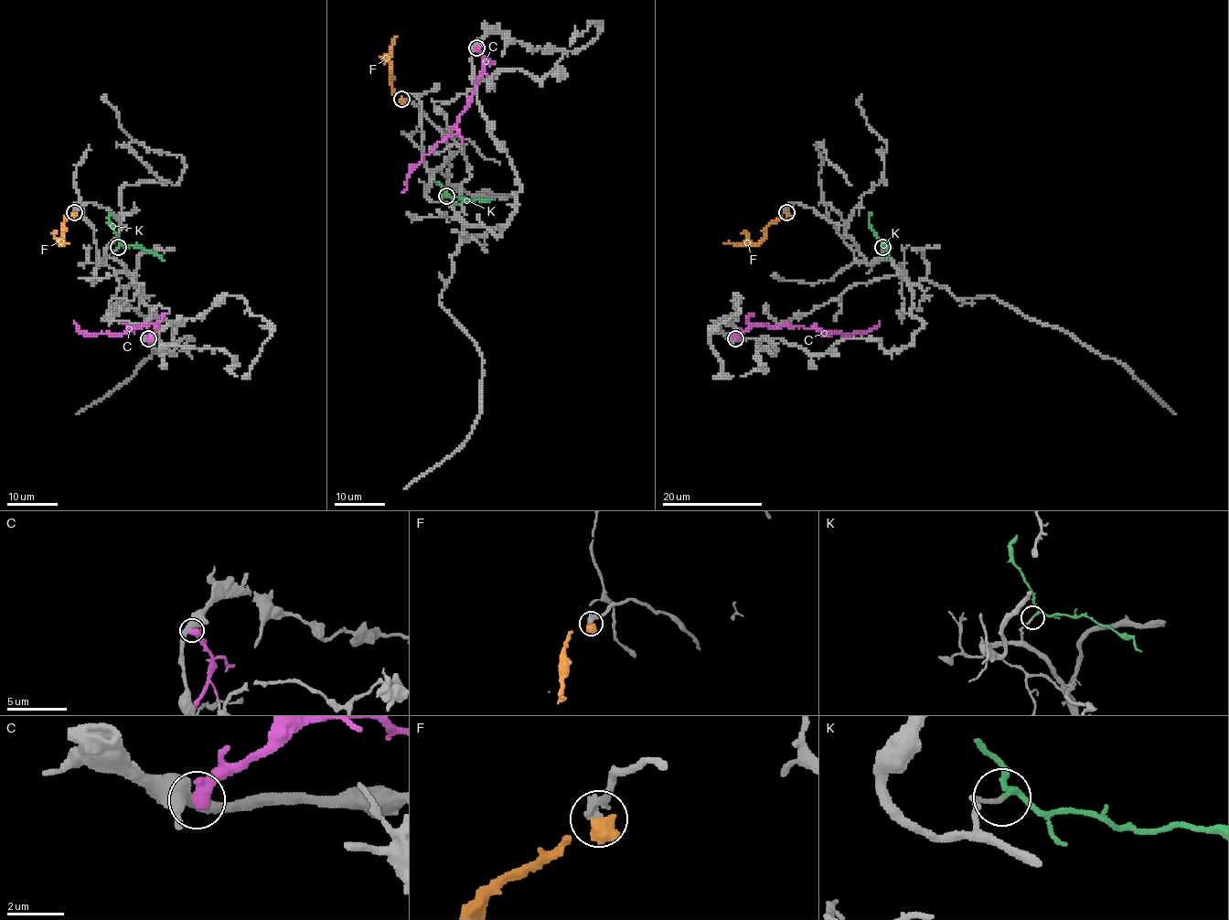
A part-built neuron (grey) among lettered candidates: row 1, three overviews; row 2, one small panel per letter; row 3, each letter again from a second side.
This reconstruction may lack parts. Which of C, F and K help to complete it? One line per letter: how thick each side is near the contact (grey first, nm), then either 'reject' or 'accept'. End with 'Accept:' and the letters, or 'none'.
C: 500/600 nm | reject
F: 260/650 nm | reject
K: 140/150 nm | accept
Accept: K

